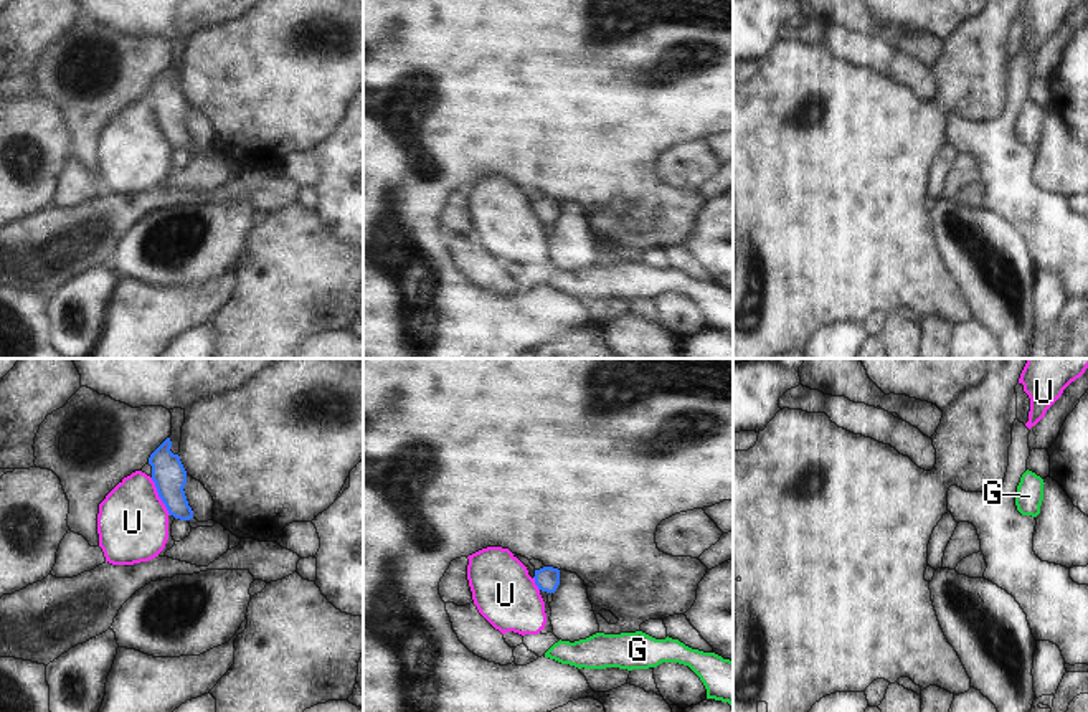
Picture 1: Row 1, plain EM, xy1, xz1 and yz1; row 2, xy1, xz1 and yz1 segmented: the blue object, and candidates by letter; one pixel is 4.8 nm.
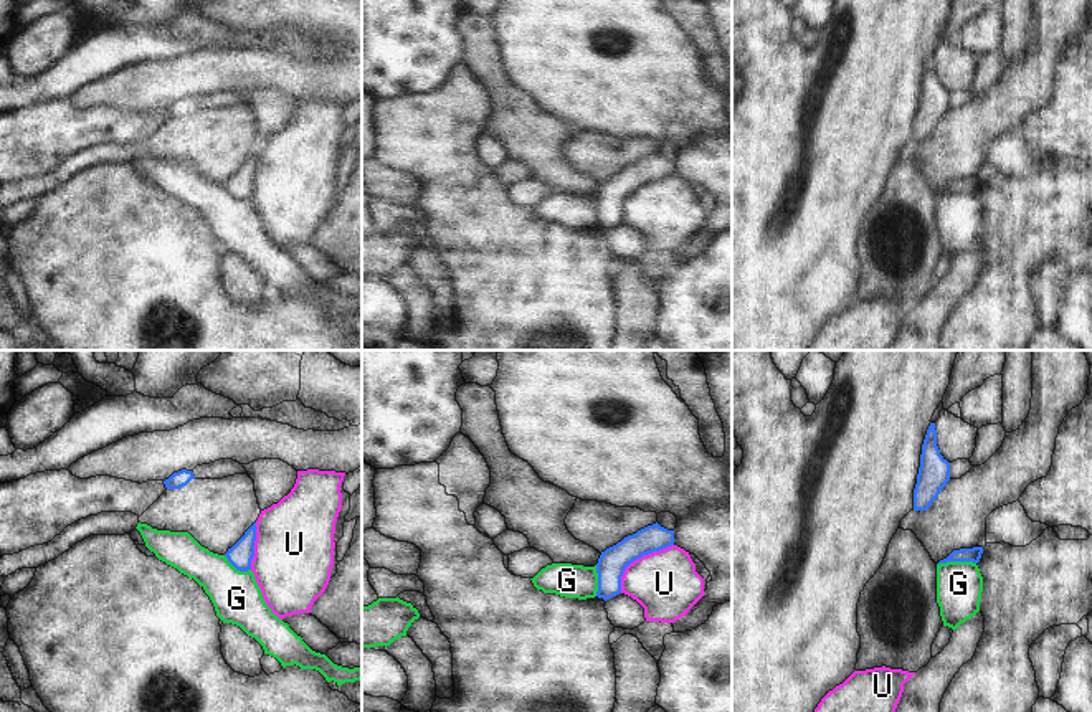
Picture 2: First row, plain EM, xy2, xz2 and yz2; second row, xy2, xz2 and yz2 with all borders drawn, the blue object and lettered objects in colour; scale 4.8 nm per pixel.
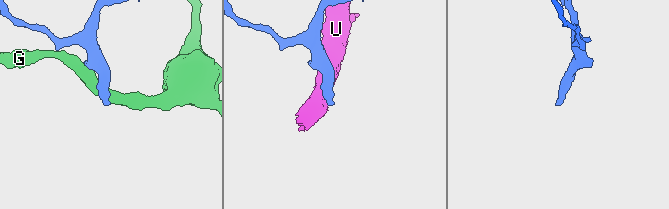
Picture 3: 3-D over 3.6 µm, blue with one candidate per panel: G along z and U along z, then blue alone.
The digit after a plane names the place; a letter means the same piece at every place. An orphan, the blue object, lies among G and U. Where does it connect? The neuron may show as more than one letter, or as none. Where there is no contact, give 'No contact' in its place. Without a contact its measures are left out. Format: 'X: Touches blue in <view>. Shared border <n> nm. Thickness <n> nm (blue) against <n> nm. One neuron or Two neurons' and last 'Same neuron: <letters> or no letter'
G: Touches blue in yz2. Shared border 190 nm. Thickness 70 nm (blue) against 220 nm. Two neurons
U: Touches blue in xz2. Shared border 360 nm. Thickness 140 nm (blue) against 320 nm. Two neurons
Same neuron: no letter

